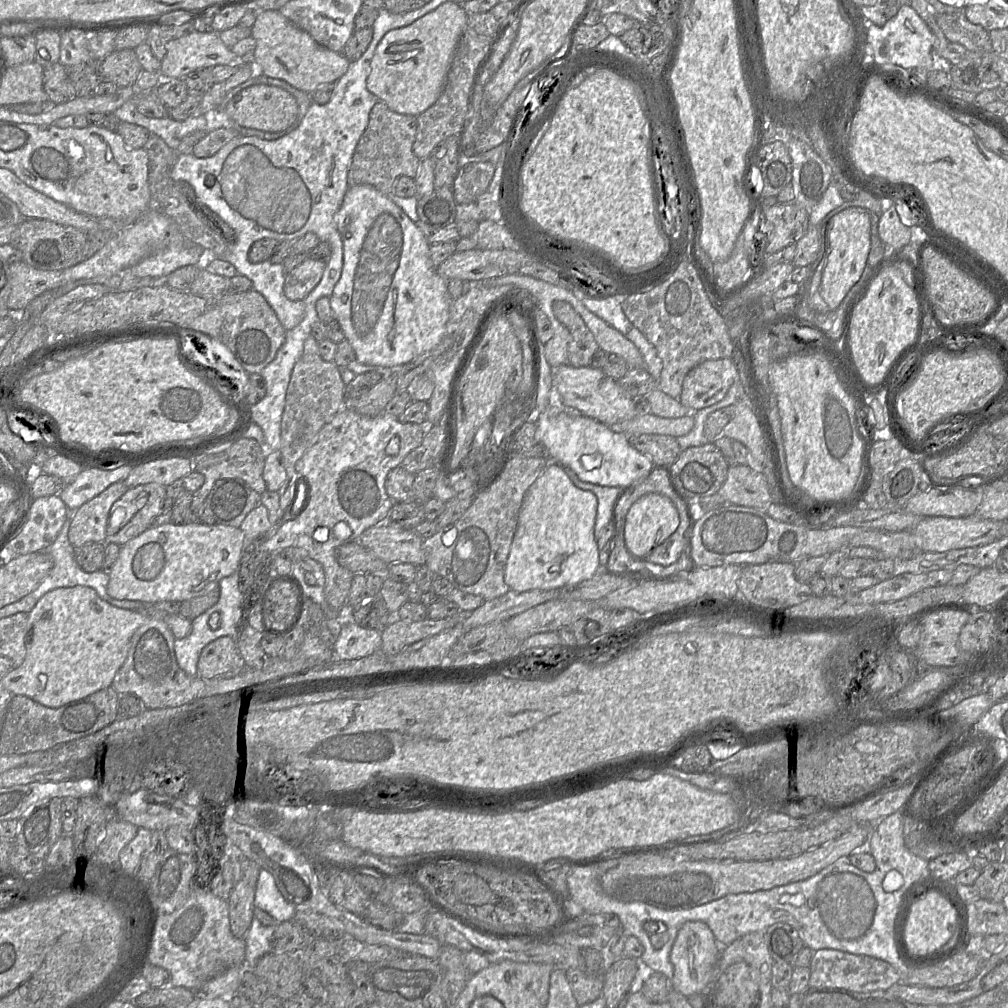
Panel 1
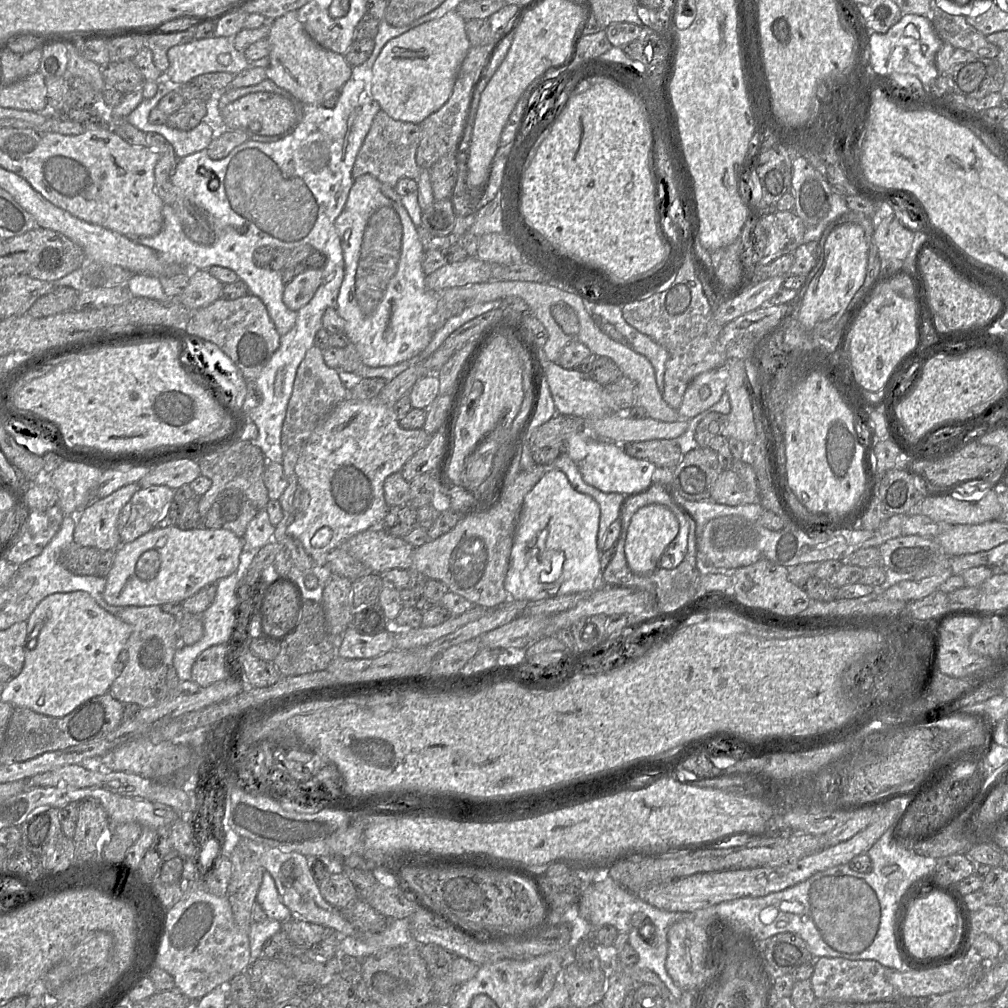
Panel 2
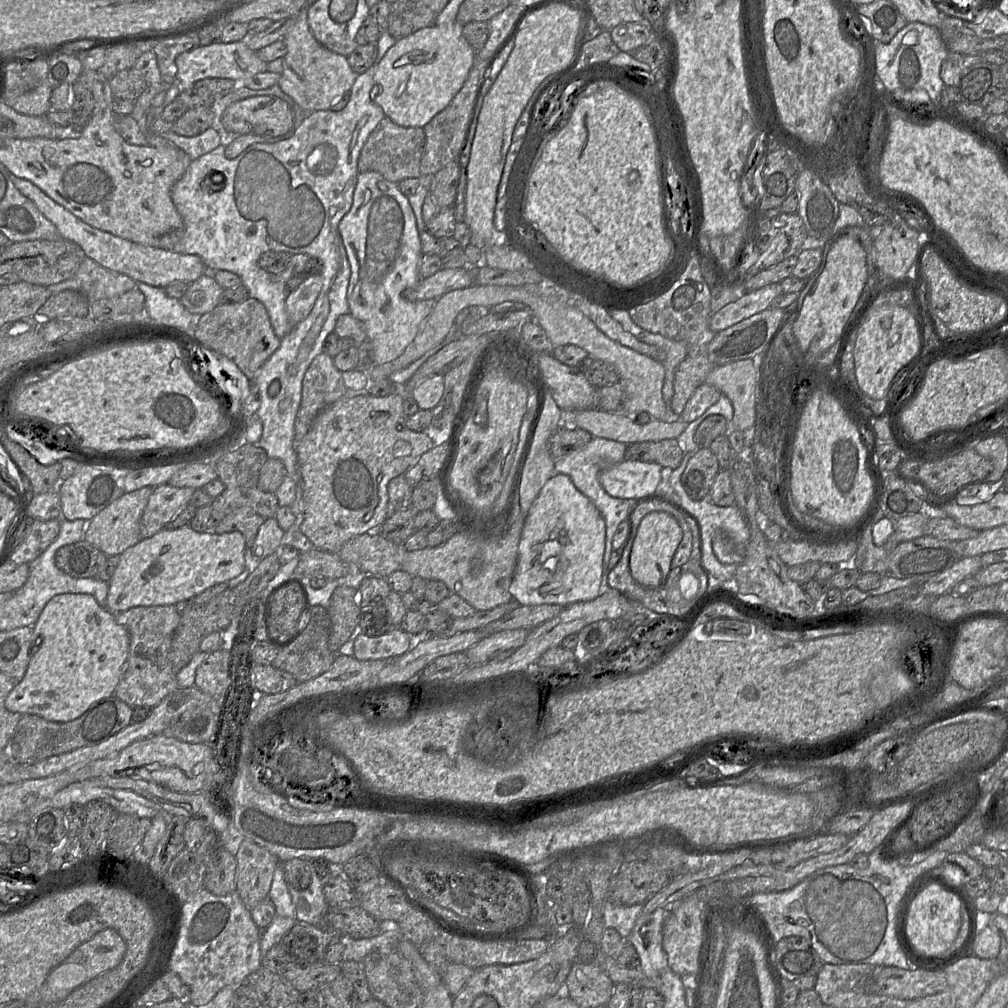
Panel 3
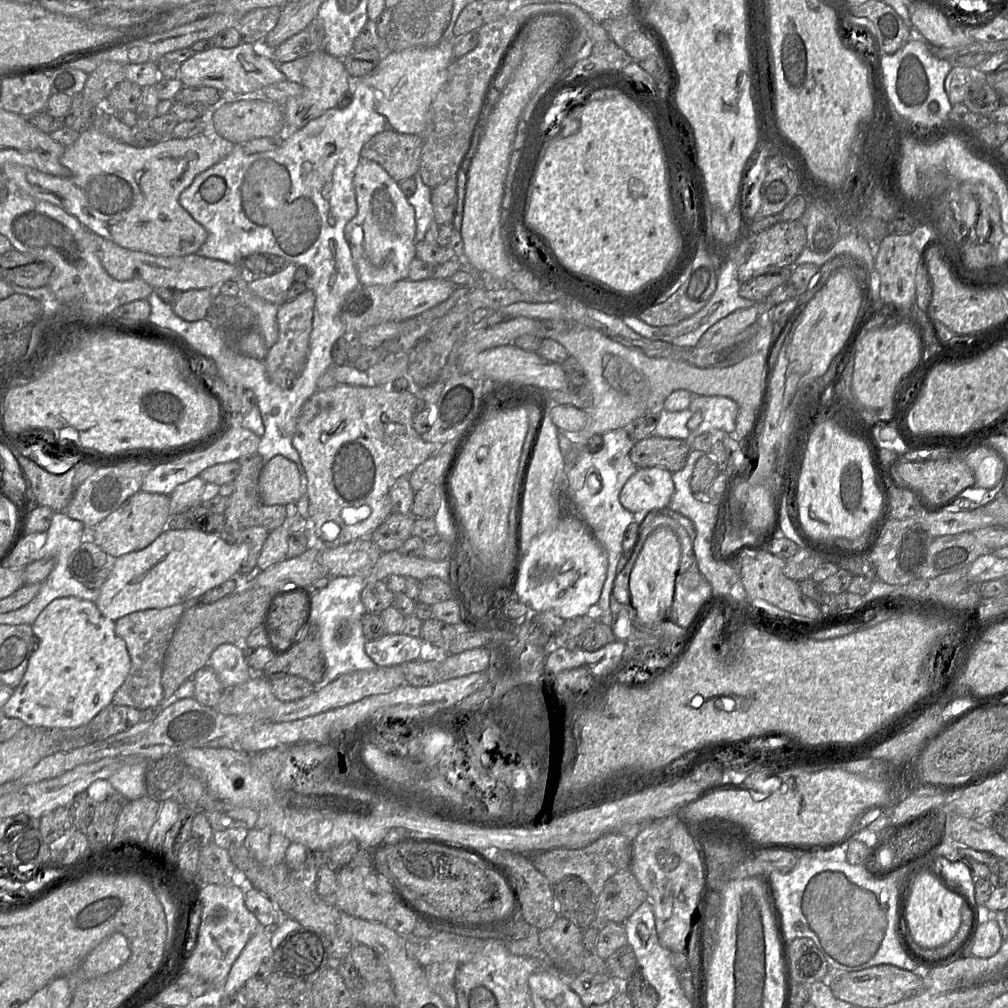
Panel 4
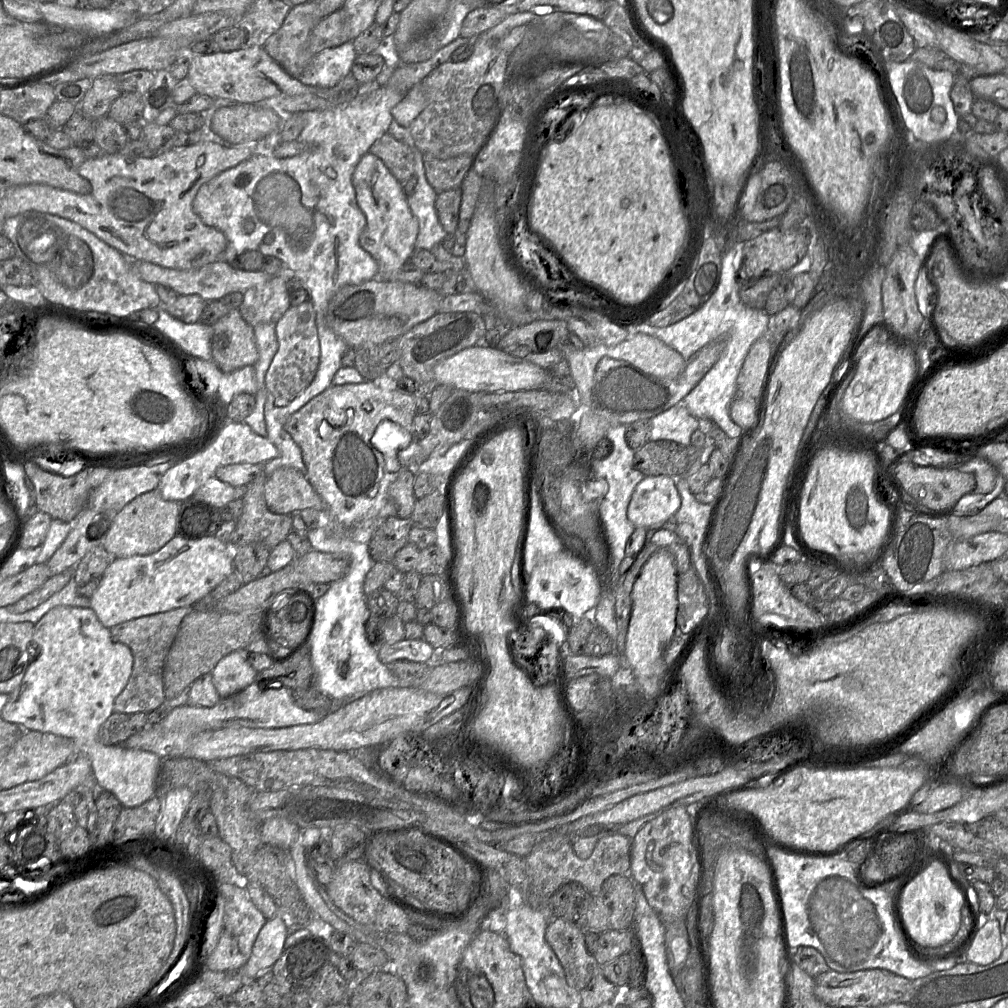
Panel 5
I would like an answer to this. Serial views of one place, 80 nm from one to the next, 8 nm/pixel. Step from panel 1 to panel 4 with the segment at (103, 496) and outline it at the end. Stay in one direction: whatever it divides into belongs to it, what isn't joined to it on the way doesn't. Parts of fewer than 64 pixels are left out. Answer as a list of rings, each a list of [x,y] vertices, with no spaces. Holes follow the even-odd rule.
[[[139,491],[93,528],[93,542],[111,559],[116,559],[148,547],[167,529],[169,520],[169,496]]]

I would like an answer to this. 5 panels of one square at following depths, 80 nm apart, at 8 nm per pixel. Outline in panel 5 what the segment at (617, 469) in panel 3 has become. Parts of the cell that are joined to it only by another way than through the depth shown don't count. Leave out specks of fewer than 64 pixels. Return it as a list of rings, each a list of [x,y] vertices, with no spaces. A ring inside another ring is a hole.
[[[645,476],[632,494],[627,516],[635,527],[656,530],[663,527],[680,506],[681,498],[674,478]]]

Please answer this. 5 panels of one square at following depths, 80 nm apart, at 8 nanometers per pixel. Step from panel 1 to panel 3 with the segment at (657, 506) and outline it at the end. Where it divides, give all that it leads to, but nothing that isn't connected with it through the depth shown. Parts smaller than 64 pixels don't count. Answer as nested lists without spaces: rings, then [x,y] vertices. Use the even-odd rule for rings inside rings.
[[[652,511],[641,520],[629,557],[630,573],[643,587],[657,588],[665,583],[670,571],[672,558],[682,540],[682,529],[670,513]]]

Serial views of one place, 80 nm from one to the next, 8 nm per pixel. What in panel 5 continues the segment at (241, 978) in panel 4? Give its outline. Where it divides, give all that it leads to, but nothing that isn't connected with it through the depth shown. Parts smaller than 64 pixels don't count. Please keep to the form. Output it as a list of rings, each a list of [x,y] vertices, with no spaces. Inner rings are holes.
[[[279,915],[266,921],[257,935],[248,961],[243,965],[243,974],[246,981],[255,980],[261,972],[272,968],[282,953],[287,935],[288,927]]]

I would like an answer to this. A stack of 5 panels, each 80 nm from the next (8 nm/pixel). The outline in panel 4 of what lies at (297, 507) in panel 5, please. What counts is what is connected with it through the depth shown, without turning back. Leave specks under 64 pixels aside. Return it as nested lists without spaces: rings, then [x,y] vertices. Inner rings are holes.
[[[277,455],[264,463],[259,477],[258,493],[266,505],[286,506],[289,503],[296,503],[302,496],[306,495],[306,485],[301,482],[301,474],[296,464]]]

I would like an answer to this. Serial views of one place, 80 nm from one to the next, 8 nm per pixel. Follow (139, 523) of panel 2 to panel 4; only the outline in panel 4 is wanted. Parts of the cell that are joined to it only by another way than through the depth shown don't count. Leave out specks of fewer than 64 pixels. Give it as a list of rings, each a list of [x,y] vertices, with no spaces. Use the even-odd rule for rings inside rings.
[[[199,476],[180,484],[170,495],[170,518],[192,504],[201,504],[219,495],[221,486],[208,483]]]

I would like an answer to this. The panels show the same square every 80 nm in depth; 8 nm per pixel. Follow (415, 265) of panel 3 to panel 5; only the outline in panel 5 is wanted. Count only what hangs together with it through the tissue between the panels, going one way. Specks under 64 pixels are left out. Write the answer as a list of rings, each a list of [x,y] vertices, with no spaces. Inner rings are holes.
[[[367,152],[362,156],[352,175],[352,184],[357,204],[366,219],[359,244],[376,260],[379,266],[377,278],[393,280],[395,272],[410,261],[415,250],[418,222],[410,210],[400,182],[375,155]]]

